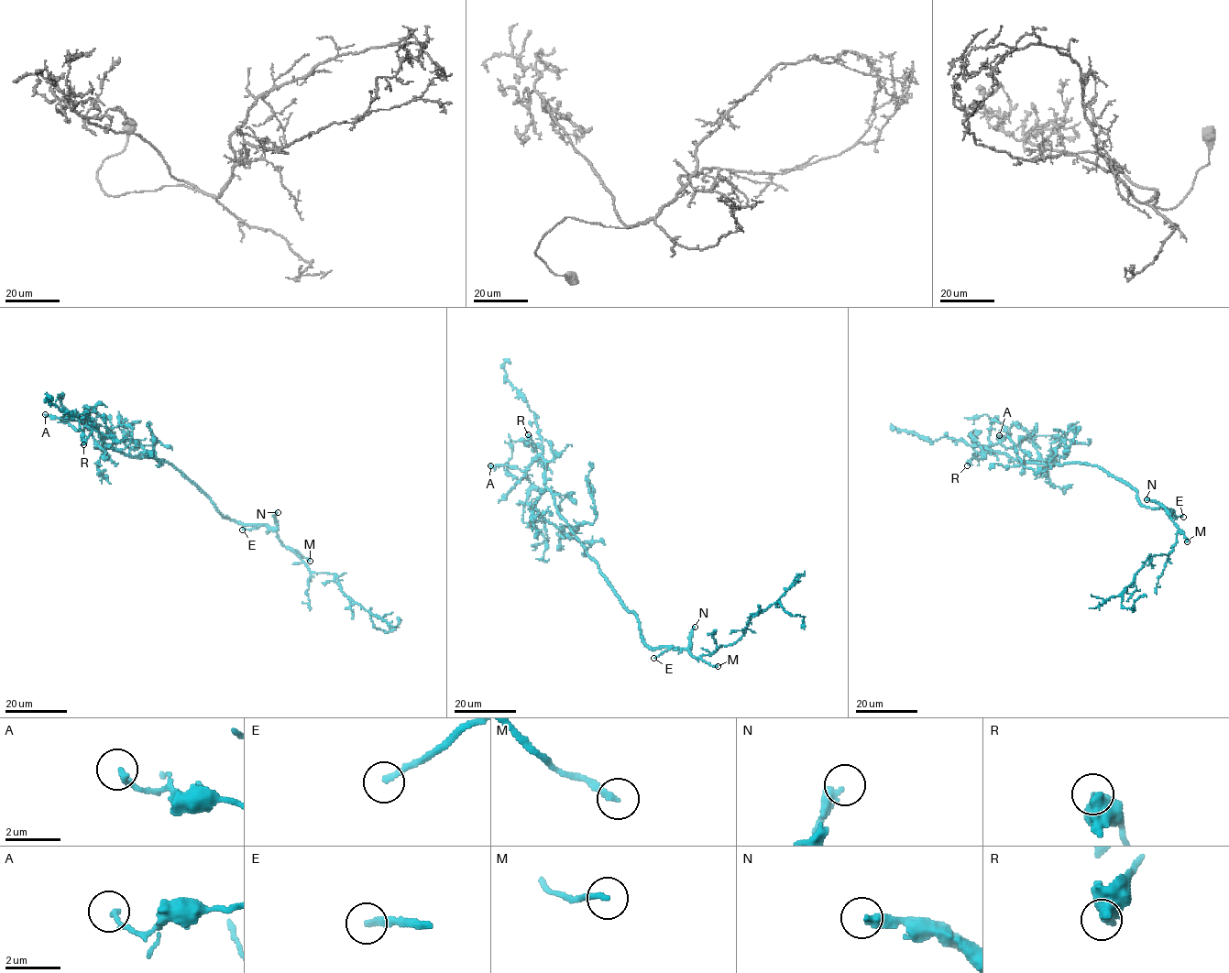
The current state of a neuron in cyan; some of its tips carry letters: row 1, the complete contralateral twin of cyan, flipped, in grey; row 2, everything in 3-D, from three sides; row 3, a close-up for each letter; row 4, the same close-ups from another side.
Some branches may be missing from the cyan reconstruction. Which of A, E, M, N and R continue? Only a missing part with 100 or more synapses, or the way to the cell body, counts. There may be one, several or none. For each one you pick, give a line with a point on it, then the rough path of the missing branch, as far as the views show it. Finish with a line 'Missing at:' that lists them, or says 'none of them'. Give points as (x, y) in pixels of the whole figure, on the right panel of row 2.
E: at (1183, 517)
N: at (1146, 499); missing branch runs (1146, 499), (1071, 469), (980, 464), (938, 437), (933, 417), (949, 377), (1007, 327), (1024, 328)
Missing at: E, N

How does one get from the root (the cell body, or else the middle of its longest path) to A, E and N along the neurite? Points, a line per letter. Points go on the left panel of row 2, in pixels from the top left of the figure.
A: (203, 490), (170, 464), (113, 450), (104, 442), (102, 434), (80, 420), (64, 420), (45, 414)
E: (203, 490), (224, 516), (257, 527), (242, 530)
N: (203, 490), (223, 516), (239, 523), (276, 528), (275, 514), (278, 512)

